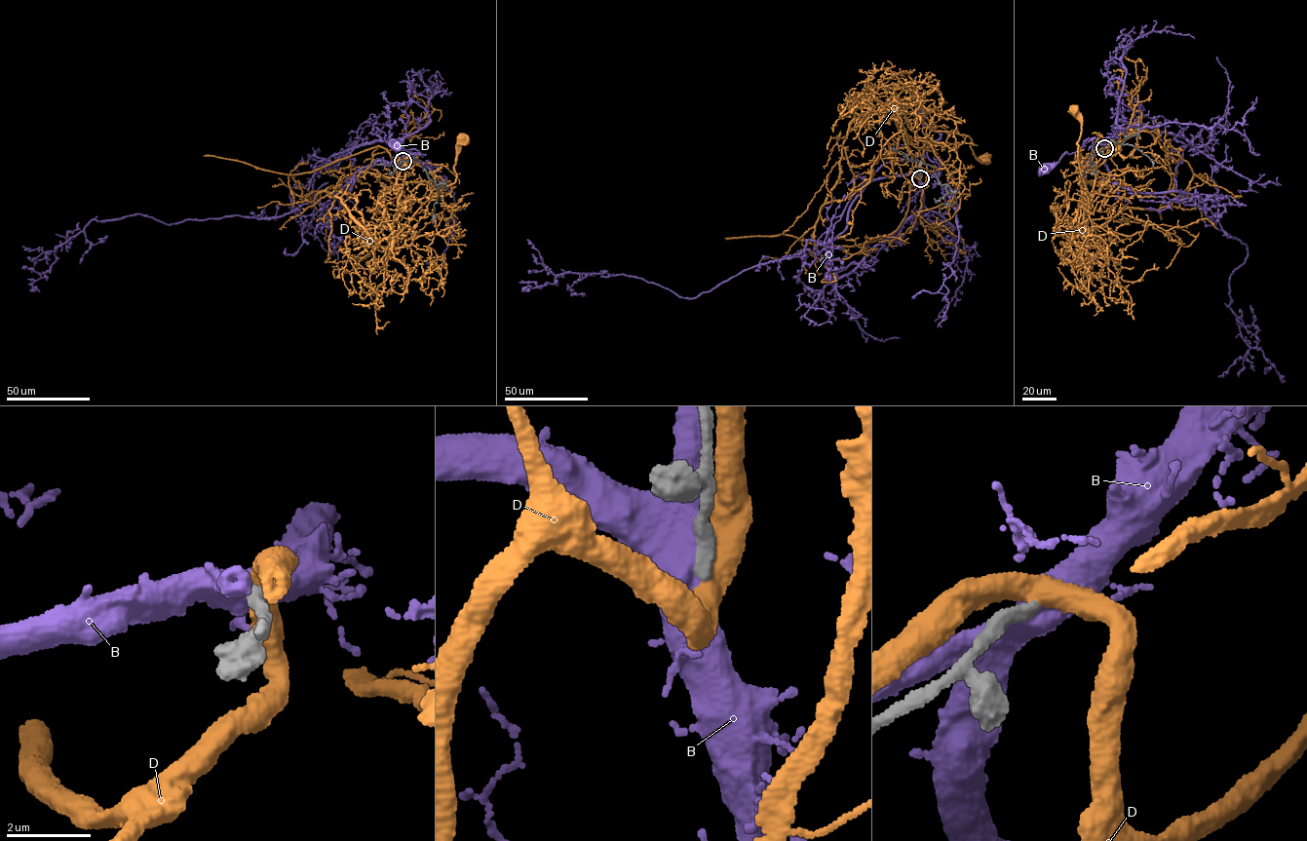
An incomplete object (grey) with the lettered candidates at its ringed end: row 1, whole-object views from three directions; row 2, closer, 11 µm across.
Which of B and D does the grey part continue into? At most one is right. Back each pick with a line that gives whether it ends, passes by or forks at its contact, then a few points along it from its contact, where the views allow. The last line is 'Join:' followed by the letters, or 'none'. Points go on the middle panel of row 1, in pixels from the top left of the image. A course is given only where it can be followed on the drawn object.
Join: none

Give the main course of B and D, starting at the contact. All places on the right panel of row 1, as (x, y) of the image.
B: (1103, 148), (1095, 152), (1095, 139), (1087, 139), (1075, 152), (1064, 153), (1054, 166), (1044, 169)
D: (1104, 148), (1086, 157), (1080, 168), (1087, 230), (1083, 213), (1085, 187), (1077, 155), (1081, 123), (1074, 112)

